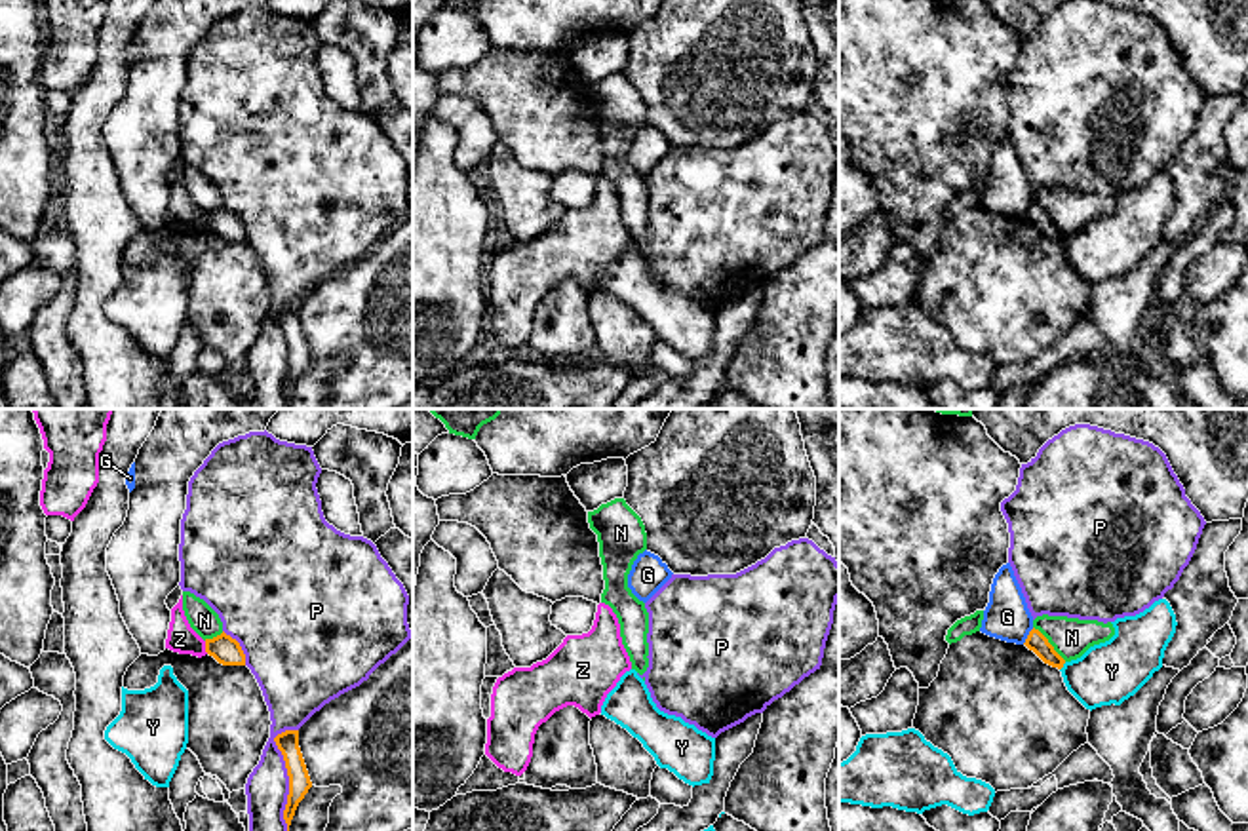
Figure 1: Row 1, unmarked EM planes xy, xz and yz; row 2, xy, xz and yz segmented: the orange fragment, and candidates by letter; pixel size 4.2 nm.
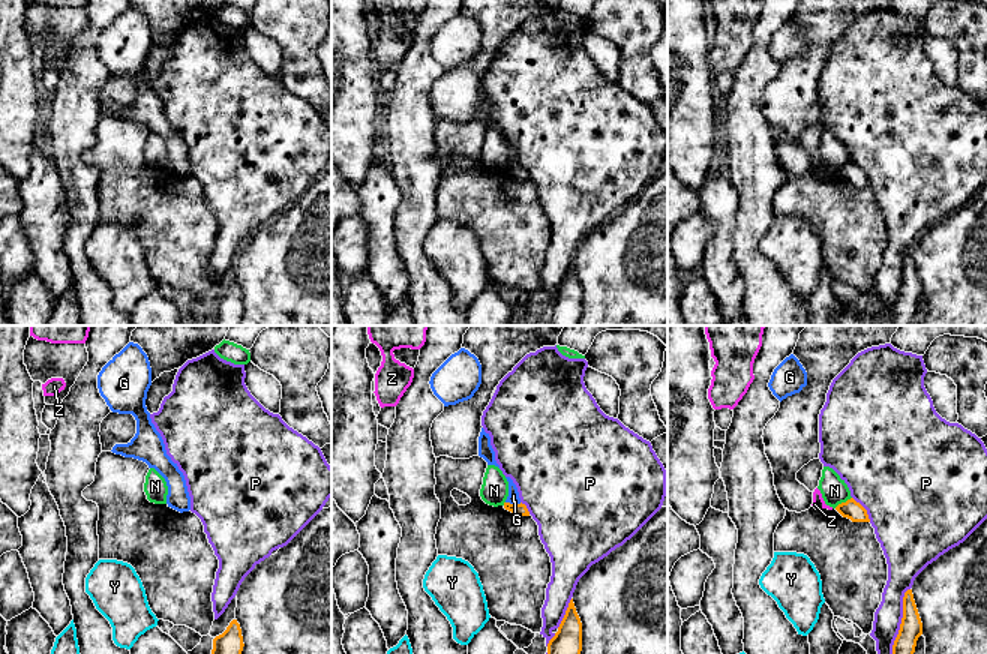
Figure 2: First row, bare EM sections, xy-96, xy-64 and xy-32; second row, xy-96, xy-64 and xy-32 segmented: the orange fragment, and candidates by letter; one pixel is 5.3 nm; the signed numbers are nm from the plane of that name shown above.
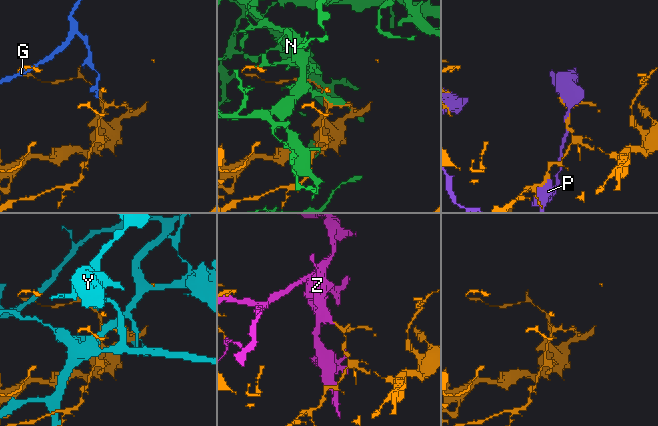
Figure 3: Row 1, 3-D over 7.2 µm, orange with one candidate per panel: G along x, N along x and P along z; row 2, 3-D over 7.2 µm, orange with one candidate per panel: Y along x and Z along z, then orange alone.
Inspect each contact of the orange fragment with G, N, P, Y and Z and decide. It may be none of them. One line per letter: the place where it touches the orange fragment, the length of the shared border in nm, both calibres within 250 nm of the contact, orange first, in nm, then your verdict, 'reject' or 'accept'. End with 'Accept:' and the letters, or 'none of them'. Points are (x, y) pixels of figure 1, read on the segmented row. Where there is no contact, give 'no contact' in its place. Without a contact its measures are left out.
G: yz (1028, 636) | 90 nm | 90/190 nm | reject
N: yz (1049, 643) | 200 nm | 90/170 nm | reject
P: xy (288, 773) | 440 nm | 100/180 nm | reject
Y: yz (1062, 666) | 50 nm | 90/260 nm | reject
Z: xy (206, 647) | 60 nm | 120/120 nm | reject
Accept: none of them

